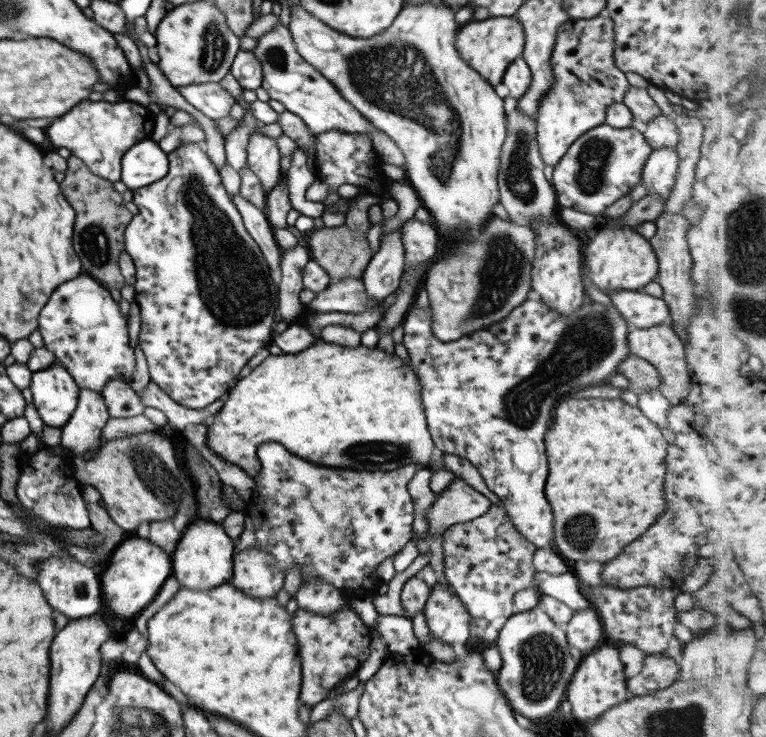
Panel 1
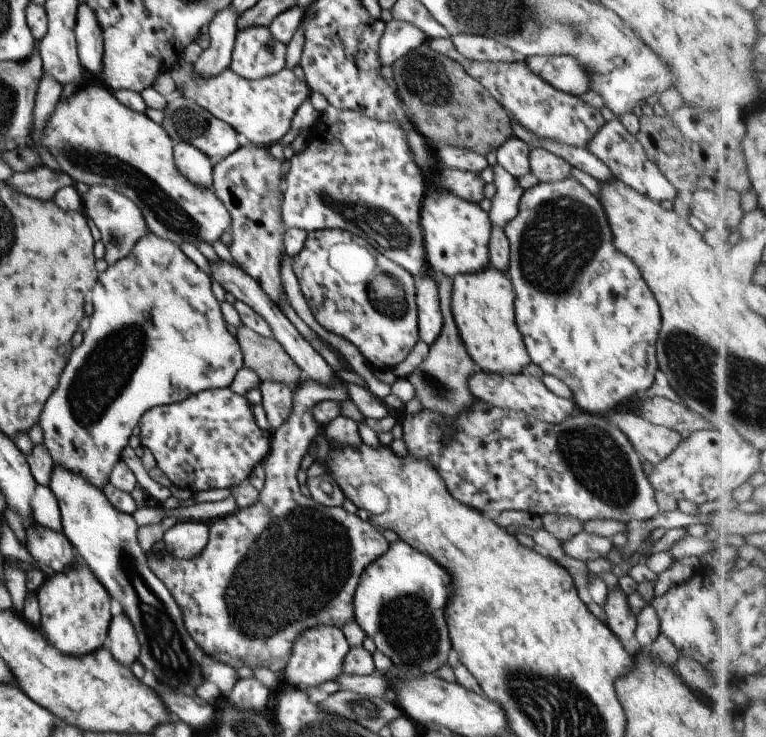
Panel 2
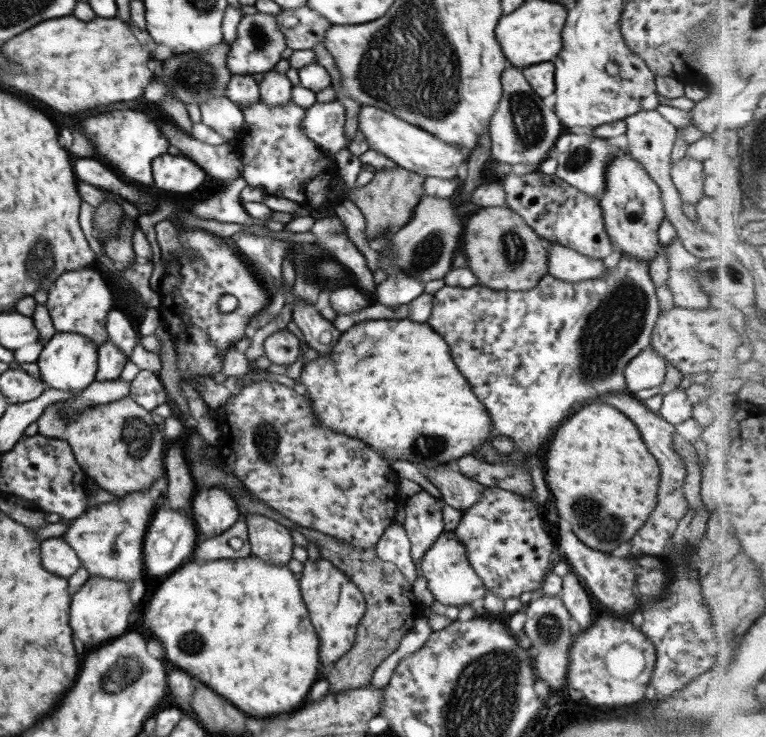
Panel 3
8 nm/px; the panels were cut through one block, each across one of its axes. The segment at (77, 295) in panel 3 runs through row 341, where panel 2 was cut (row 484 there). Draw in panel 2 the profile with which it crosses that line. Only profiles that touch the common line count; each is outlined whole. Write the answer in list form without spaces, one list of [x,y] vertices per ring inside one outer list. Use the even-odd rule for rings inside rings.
[[[153,233],[143,234],[135,246],[131,248],[131,252],[127,254],[127,258],[122,258],[113,264],[108,264],[103,272],[98,273],[97,280],[91,288],[91,306],[93,311],[84,322],[87,326],[83,326],[83,342],[71,352],[67,366],[63,368],[63,374],[59,376],[59,384],[57,388],[45,400],[43,410],[38,418],[39,428],[43,433],[42,444],[47,448],[52,463],[63,470],[75,472],[82,478],[85,478],[89,484],[93,484],[95,488],[103,488],[113,468],[113,465],[120,460],[121,451],[128,445],[128,438],[131,430],[138,425],[141,415],[149,408],[154,406],[165,406],[175,404],[175,402],[183,402],[191,394],[197,394],[202,390],[227,388],[235,374],[242,367],[241,350],[236,338],[231,335],[225,327],[225,321],[221,316],[218,308],[218,302],[211,293],[211,278],[199,270],[188,256],[185,256],[178,245],[170,240],[157,238]]]

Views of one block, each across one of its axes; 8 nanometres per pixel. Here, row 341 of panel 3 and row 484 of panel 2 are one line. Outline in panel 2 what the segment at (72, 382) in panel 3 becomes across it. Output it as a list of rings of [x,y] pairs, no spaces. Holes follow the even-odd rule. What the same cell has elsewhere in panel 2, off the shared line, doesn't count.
[[[55,464],[47,488],[57,499],[61,532],[74,548],[77,559],[89,568],[111,599],[119,602],[122,614],[131,622],[140,646],[138,661],[141,666],[175,692],[195,696],[195,688],[204,682],[201,649],[185,630],[180,608],[173,597],[149,570],[146,554],[136,539],[138,526],[131,515],[113,508],[101,489],[89,484],[85,478]]]

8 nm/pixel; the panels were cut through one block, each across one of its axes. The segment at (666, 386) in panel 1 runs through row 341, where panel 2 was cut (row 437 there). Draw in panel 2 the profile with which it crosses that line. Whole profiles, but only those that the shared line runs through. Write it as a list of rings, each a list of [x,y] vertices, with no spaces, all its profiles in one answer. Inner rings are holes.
[[[613,411],[605,417],[628,438],[639,458],[651,465],[659,464],[682,439],[677,432],[649,424],[634,413]]]

